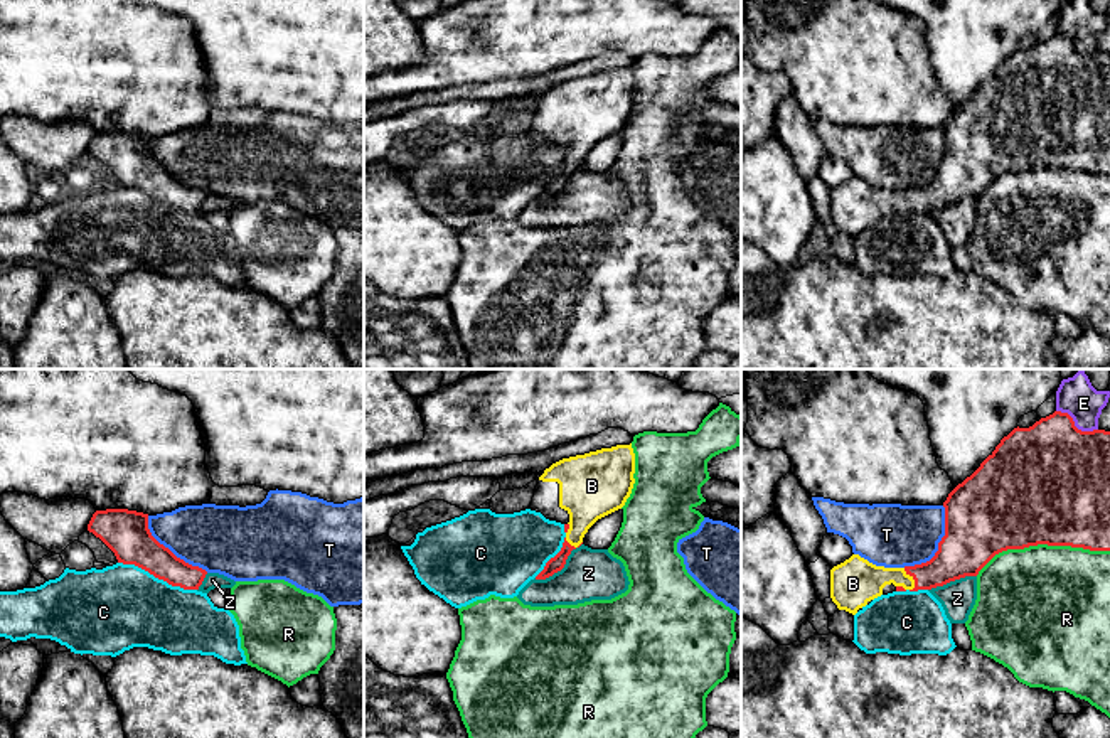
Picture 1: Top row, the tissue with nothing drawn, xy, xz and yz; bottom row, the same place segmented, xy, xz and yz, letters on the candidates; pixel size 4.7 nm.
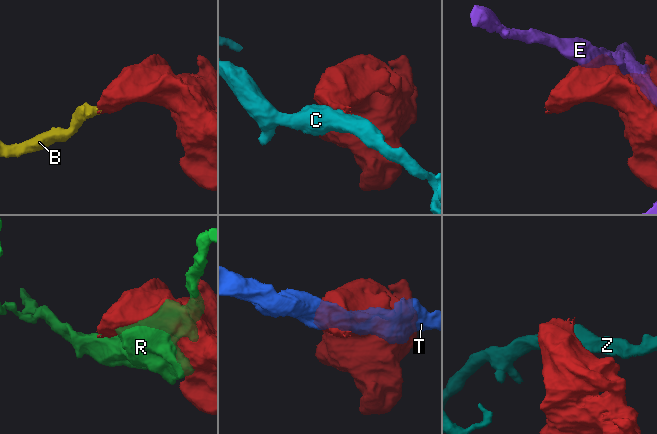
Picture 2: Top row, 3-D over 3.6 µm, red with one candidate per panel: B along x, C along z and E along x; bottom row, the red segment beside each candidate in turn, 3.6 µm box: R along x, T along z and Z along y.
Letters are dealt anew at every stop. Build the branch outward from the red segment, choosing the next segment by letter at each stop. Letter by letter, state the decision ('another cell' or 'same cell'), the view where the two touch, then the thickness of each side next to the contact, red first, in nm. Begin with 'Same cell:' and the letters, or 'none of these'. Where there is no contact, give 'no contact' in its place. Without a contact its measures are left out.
Same cell: B
B: same cell | yz | 220/200 nm
C: another cell | xy | 220/400 nm
E: another cell | yz | 480/180 nm
R: another cell | yz | 500/480 nm
T: another cell | yz | 360/300 nm
Z: another cell | xz | 70/240 nm

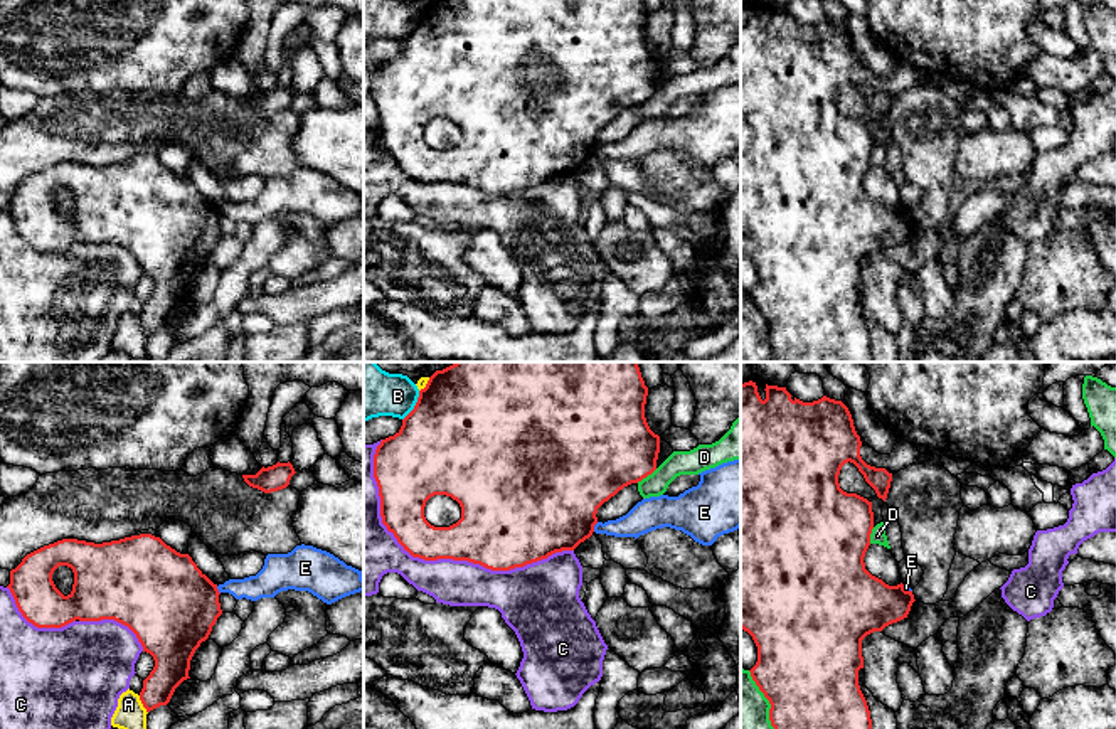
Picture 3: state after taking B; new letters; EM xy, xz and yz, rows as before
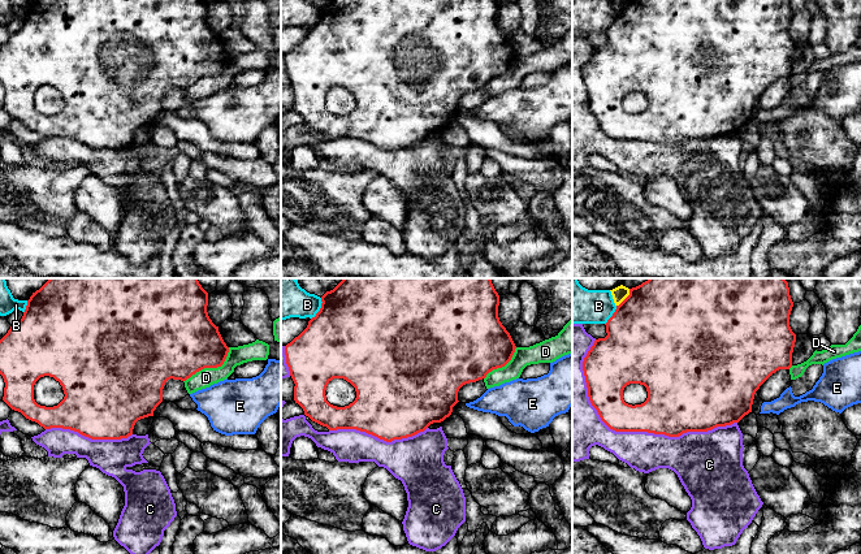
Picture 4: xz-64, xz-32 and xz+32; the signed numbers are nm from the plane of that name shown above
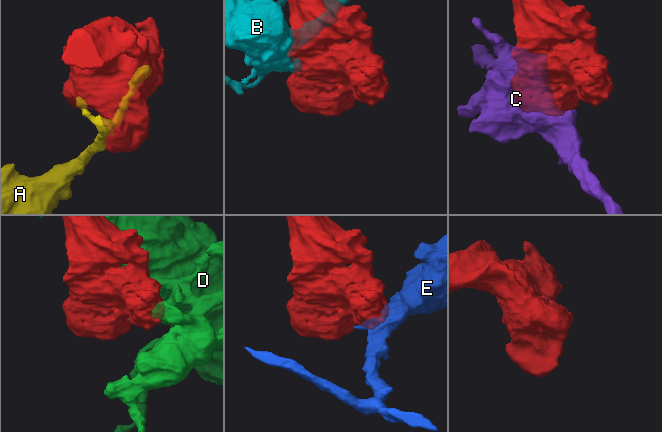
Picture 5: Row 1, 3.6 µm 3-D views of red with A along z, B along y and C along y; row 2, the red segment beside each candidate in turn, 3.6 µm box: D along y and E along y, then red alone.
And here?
Same cell: none of these
A: another cell | xy | 180/150 nm
B: another cell | xz | 500/200 nm
C: another cell | xz | 280/220 nm
D: another cell | xz | 440/120 nm
E: another cell | xz | 480/150 nm

